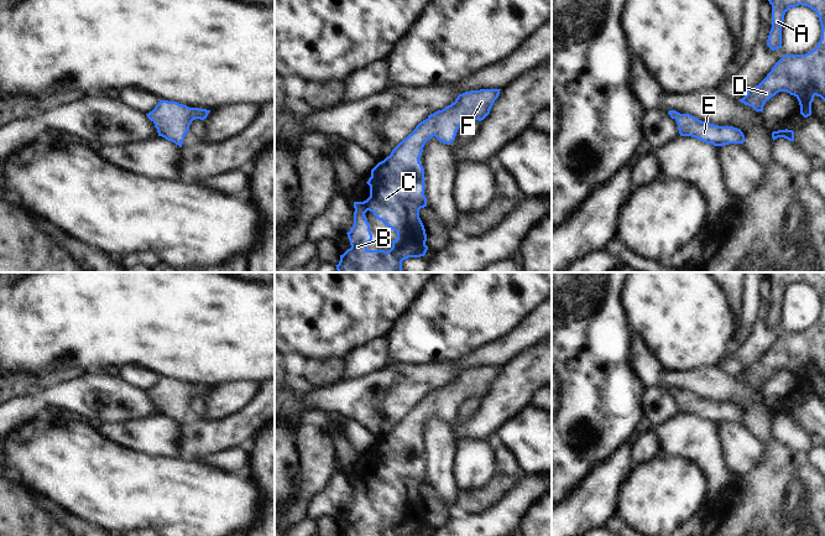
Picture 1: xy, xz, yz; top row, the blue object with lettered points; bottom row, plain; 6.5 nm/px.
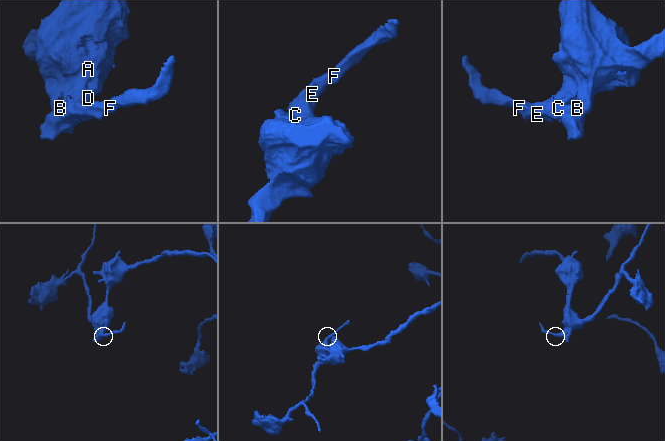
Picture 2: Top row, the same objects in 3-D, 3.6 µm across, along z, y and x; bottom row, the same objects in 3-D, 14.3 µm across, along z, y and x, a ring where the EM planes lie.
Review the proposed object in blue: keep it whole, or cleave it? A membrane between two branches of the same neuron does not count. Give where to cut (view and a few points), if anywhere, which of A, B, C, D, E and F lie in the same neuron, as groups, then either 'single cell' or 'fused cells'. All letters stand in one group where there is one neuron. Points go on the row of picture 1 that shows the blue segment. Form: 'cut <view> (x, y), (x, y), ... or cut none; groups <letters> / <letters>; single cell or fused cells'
cut none; groups A B C D E F; single cell

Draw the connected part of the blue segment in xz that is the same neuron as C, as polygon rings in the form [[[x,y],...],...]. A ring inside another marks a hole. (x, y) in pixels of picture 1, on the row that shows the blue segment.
[[[480,89],[459,94],[454,103],[438,110],[421,121],[412,134],[402,140],[383,161],[371,170],[371,177],[366,182],[370,186],[370,197],[364,202],[354,202],[354,225],[346,233],[351,248],[340,255],[336,272],[402,272],[402,261],[408,257],[424,256],[427,234],[419,218],[419,209],[427,207],[424,196],[424,168],[419,162],[425,142],[435,136],[440,142],[450,145],[459,128],[470,120],[484,120],[498,98],[501,89]],[[370,210],[376,219],[393,229],[397,238],[392,240],[392,248],[385,250],[369,250],[372,240],[370,224],[365,213]]]

